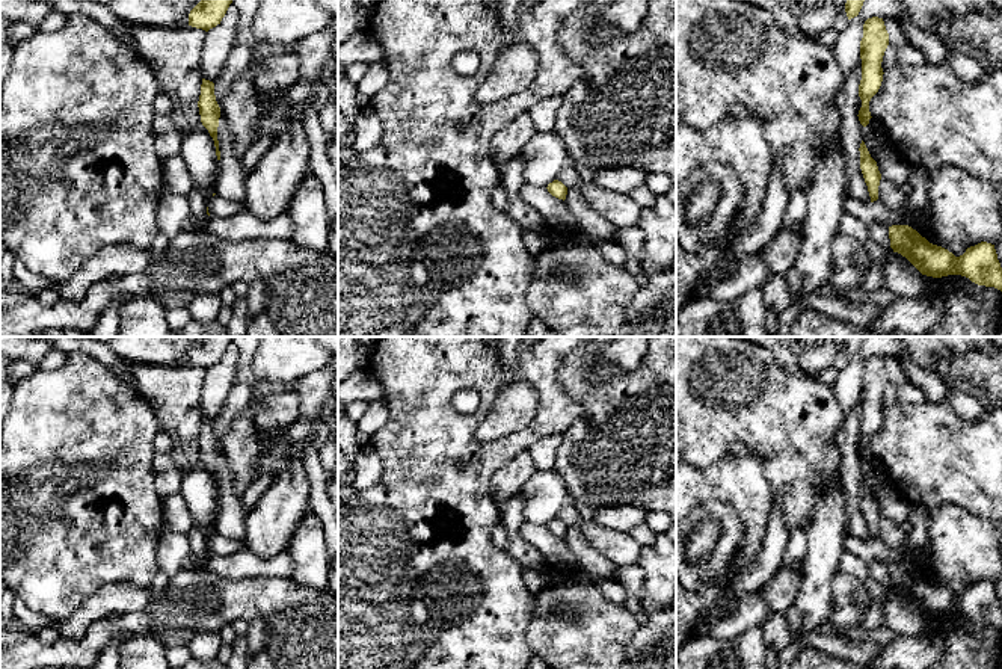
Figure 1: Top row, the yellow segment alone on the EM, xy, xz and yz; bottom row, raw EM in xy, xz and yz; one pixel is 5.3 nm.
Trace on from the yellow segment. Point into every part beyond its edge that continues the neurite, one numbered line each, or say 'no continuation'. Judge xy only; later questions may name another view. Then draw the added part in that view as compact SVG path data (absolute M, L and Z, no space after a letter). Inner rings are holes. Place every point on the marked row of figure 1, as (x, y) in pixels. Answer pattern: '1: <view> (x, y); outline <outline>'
no continuation

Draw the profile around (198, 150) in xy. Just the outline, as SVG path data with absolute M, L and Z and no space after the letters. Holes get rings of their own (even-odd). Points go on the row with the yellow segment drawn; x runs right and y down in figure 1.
M198 107L198 125L183 136L180 156L186 162L193 186L210 199L219 175L219 160L214 140L201 122Z

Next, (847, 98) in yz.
M862 59L856 69L844 80L836 95L836 107L841 115L839 142L847 159L850 189L848 196L871 202L868 186L860 169L860 121L857 116L859 85L862 80Z

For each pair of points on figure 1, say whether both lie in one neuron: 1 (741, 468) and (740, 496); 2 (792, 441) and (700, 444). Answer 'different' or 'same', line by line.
1: same
2: same

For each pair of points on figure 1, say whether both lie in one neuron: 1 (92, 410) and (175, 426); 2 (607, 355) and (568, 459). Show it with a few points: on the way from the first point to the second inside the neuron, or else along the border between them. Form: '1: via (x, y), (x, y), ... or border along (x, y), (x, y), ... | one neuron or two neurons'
1: border along (139, 393), (153, 410), (160, 429) | two neurons
2: border along (643, 357), (625, 373), (610, 370) | two neurons

